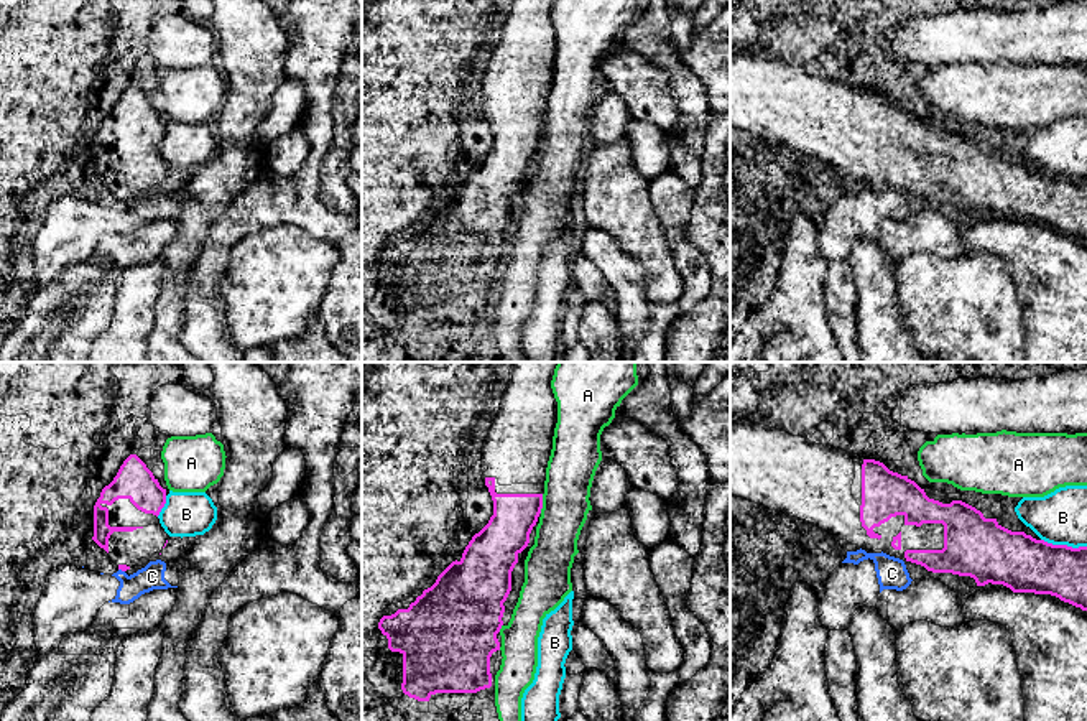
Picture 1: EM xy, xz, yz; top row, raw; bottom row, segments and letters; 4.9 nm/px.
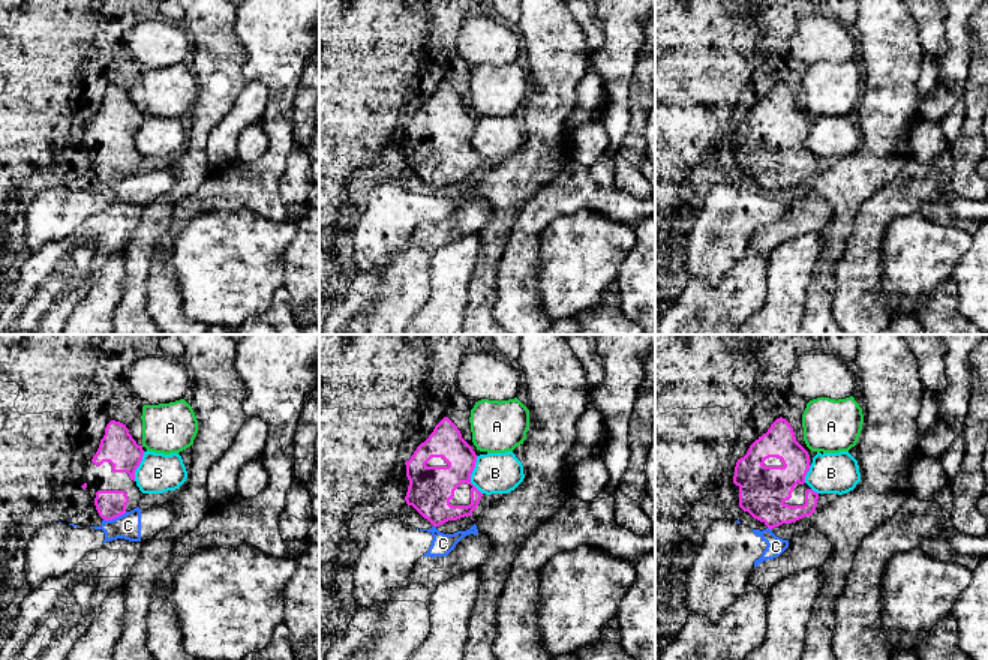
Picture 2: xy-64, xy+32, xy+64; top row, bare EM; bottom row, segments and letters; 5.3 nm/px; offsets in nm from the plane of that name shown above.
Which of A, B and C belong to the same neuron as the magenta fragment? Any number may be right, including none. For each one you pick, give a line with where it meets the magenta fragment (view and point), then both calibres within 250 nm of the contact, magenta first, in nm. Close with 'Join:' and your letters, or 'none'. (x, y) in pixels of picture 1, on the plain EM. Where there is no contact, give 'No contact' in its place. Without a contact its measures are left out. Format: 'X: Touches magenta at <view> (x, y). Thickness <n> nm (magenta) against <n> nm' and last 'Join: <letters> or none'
Join: none

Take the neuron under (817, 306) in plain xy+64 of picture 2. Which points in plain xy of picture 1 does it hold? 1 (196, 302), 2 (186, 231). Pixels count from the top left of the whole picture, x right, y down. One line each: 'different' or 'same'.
1: different
2: same

